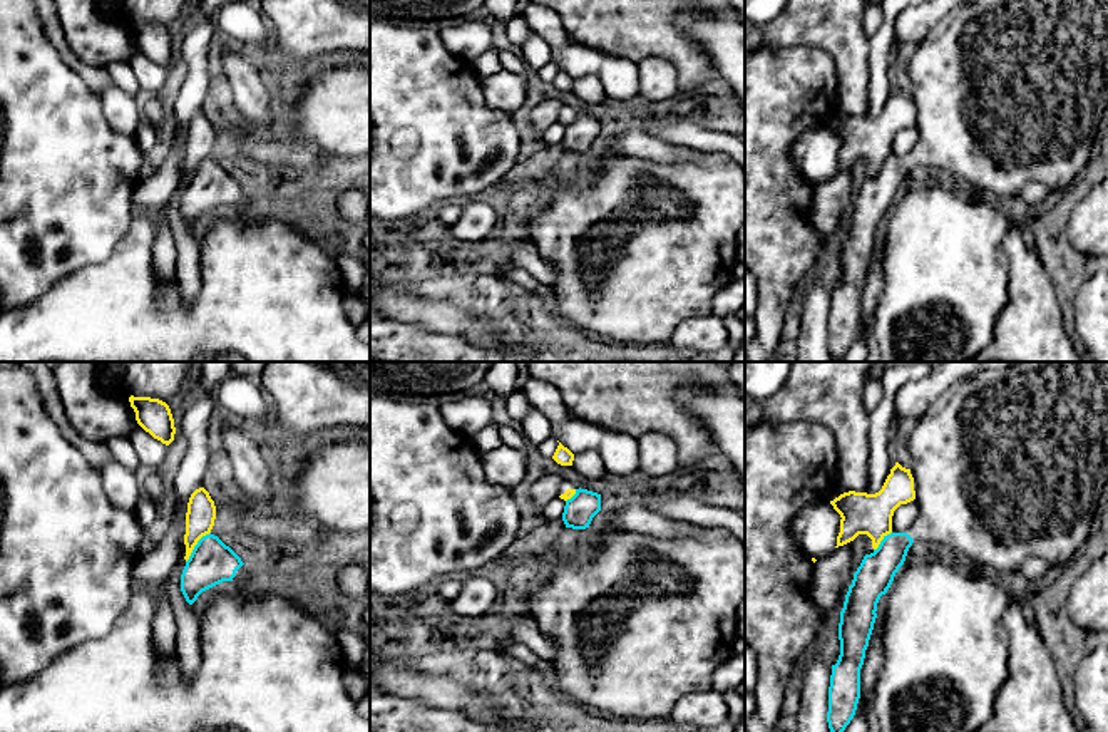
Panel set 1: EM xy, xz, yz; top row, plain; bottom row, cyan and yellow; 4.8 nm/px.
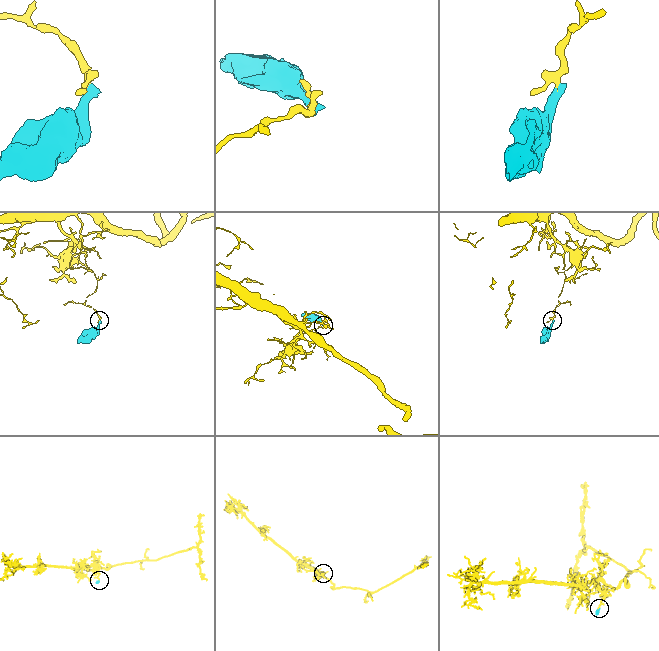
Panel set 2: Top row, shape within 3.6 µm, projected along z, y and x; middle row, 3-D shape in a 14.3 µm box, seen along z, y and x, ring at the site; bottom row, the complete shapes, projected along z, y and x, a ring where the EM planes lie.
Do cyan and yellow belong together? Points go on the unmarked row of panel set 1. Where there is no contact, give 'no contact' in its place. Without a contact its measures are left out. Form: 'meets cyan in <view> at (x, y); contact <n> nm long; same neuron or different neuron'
meets cyan in xy at (194, 171); contact 190 nm long; different neuron

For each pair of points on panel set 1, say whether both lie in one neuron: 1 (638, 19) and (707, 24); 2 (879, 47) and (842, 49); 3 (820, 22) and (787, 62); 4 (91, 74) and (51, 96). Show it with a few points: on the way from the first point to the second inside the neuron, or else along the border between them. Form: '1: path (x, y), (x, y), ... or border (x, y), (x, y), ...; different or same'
1: border (675, 17), (675, 24), (705, 49); different
2: border (871, 39), (869, 87); different
3: border (782, 47), (820, 47), (836, 66); different
4: border (56, 51), (97, 96); different

